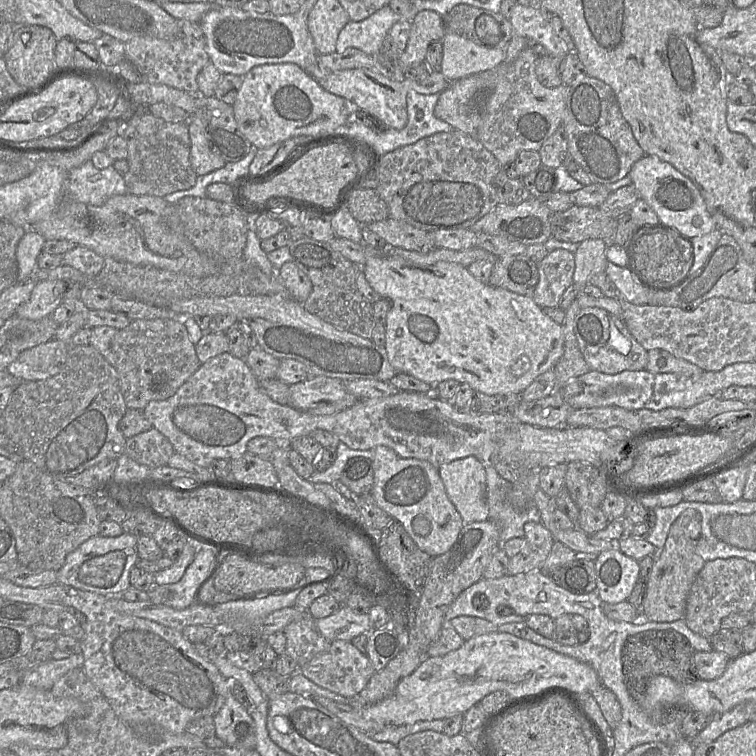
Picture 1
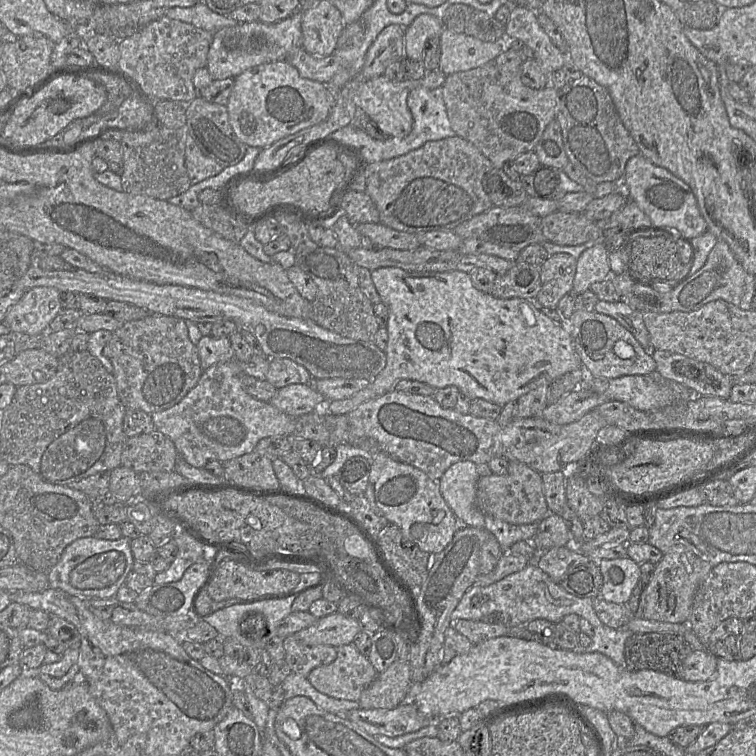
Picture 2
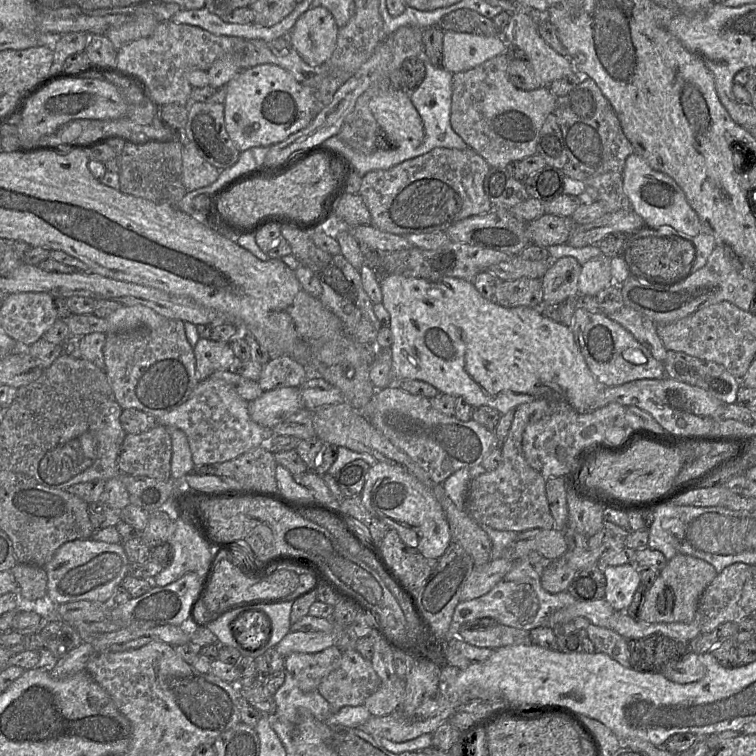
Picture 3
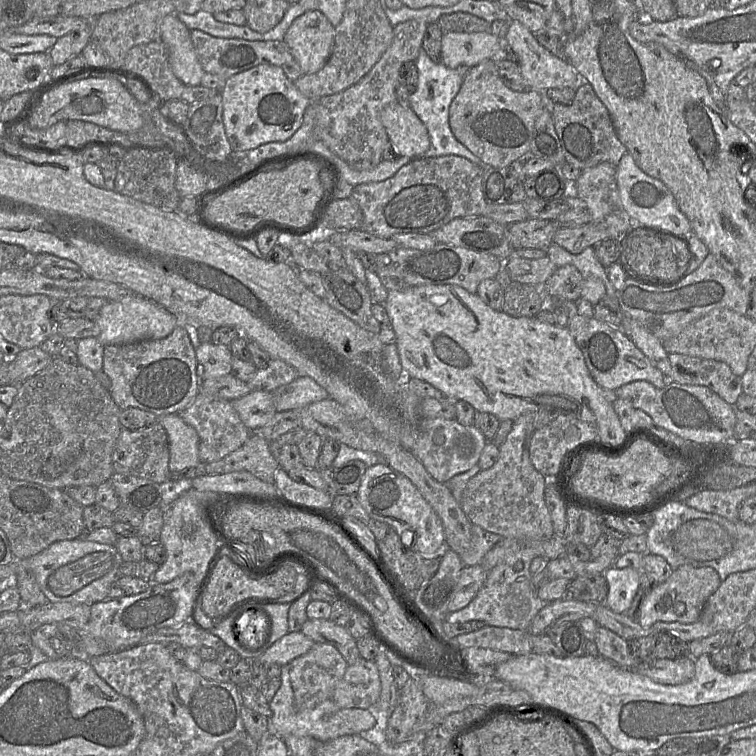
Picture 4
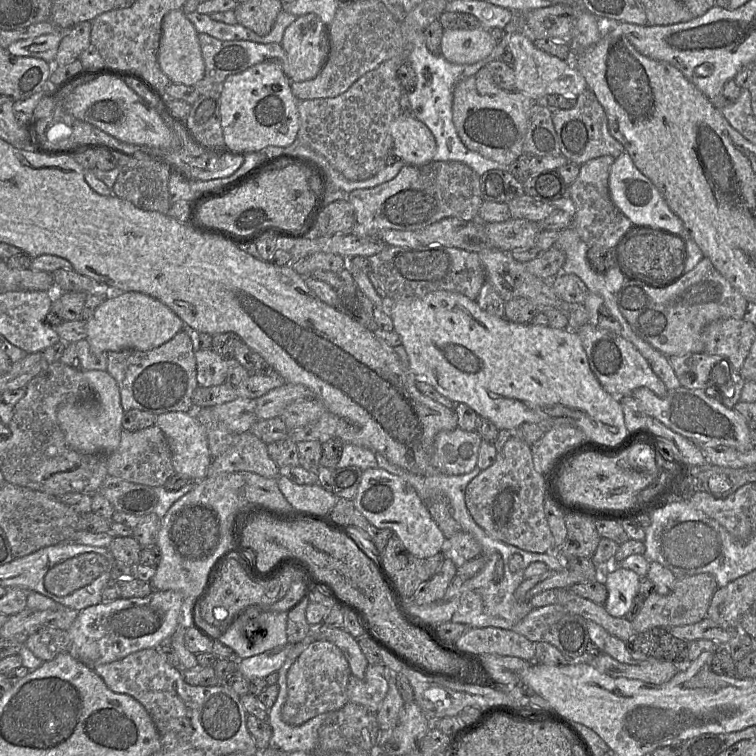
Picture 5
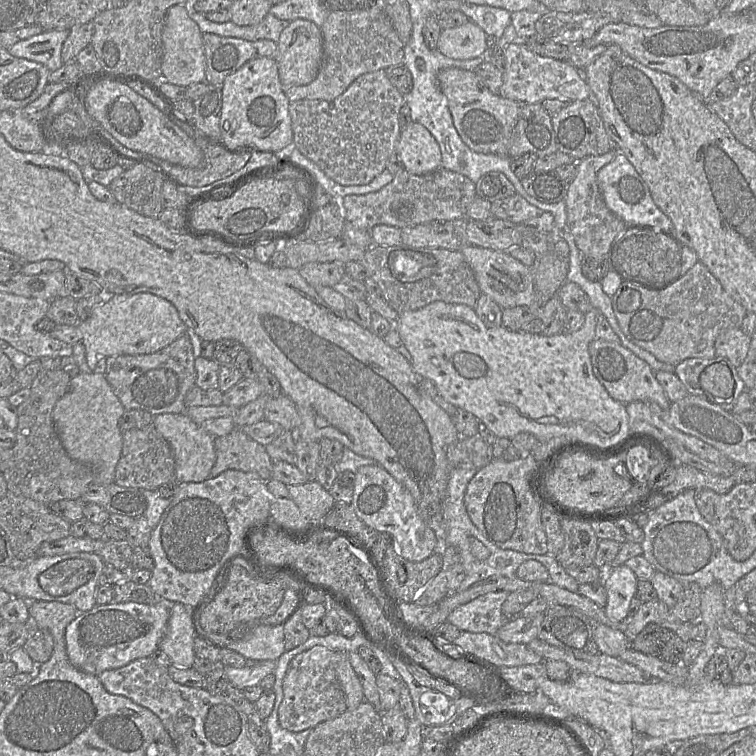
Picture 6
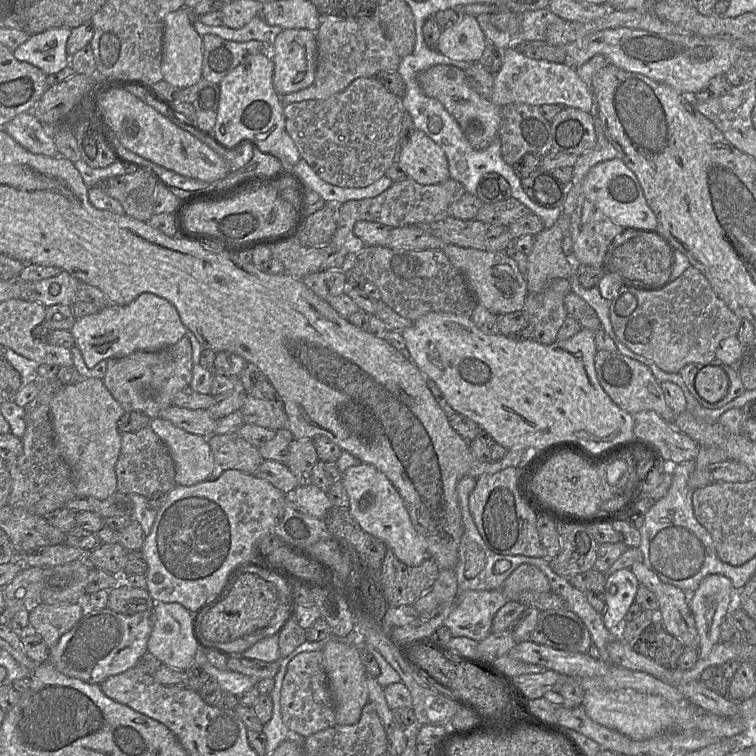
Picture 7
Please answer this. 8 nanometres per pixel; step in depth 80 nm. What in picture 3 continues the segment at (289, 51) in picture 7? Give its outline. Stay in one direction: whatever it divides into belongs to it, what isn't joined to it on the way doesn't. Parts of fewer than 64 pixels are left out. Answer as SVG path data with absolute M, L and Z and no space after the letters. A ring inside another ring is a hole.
M317 6L297 19L287 37L307 64L319 66L331 57L338 29L333 15L326 8Z

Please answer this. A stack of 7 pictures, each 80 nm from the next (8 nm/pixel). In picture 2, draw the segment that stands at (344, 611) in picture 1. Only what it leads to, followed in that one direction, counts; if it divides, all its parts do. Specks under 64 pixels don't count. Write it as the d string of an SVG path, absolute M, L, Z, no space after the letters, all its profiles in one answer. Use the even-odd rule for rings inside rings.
M335 612L319 618L312 626L294 633L292 637L307 646L338 647L353 643L360 632L359 619L349 618Z

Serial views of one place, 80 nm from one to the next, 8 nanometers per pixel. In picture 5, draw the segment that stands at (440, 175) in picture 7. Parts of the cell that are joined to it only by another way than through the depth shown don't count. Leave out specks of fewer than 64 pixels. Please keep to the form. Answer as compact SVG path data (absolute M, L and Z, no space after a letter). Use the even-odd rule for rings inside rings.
M399 115L390 126L393 149L409 165L420 166L433 160L436 141L429 128L413 115Z

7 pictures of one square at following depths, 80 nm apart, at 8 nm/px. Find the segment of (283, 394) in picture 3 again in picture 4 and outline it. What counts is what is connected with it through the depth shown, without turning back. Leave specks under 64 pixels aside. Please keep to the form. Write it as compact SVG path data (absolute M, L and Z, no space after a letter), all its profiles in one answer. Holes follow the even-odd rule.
M254 390L230 402L251 431L265 426L277 413L272 392Z

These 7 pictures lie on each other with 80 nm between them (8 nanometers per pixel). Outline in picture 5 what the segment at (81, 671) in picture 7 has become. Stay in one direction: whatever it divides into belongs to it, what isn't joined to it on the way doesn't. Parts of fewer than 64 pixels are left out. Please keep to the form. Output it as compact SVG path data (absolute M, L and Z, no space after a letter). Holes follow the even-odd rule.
M153 590L143 598L118 598L80 610L68 629L72 640L71 654L94 669L97 665L114 662L142 649L159 648L177 629L184 600L175 591Z

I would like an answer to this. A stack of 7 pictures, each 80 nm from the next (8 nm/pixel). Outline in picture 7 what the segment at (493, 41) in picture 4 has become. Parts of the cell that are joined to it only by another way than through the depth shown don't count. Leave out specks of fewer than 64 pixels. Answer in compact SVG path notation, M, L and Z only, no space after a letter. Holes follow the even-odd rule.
M464 15L451 27L443 30L437 50L453 60L477 62L486 46L486 37L476 16Z

